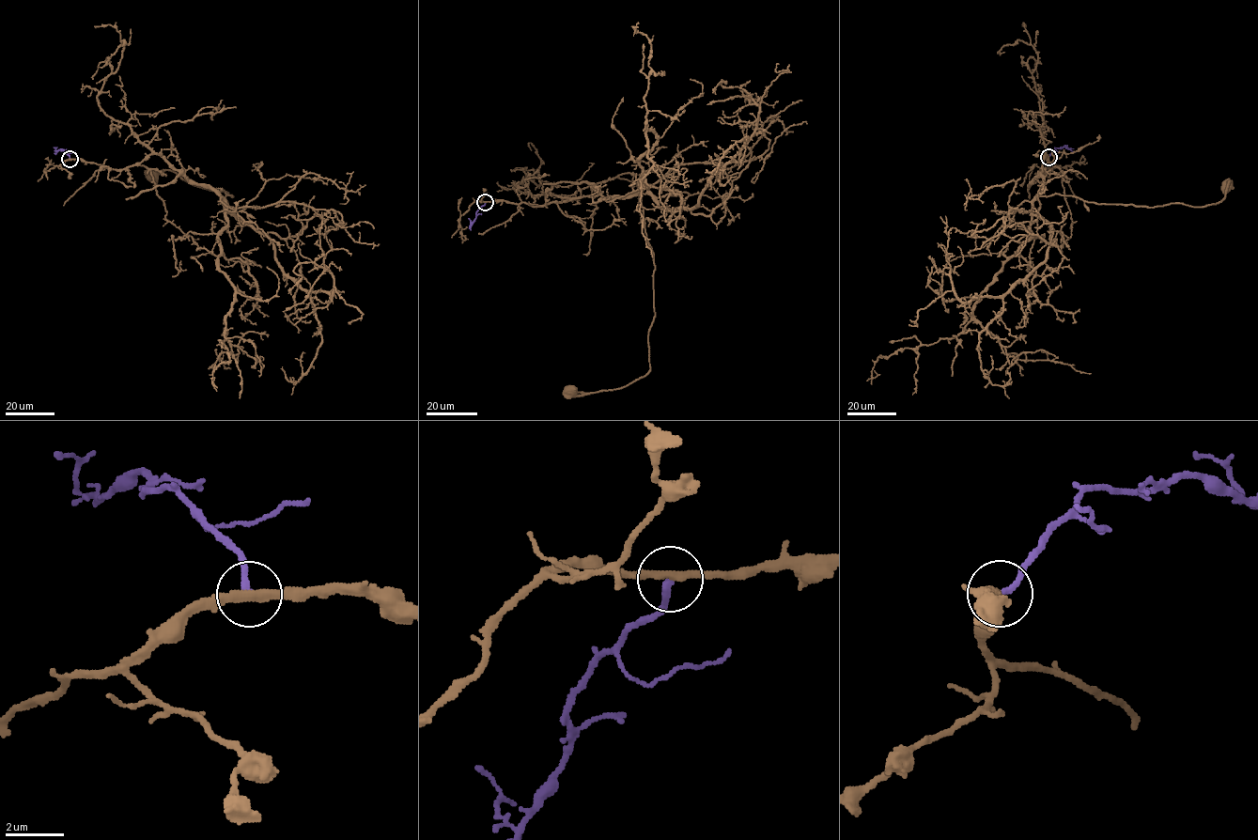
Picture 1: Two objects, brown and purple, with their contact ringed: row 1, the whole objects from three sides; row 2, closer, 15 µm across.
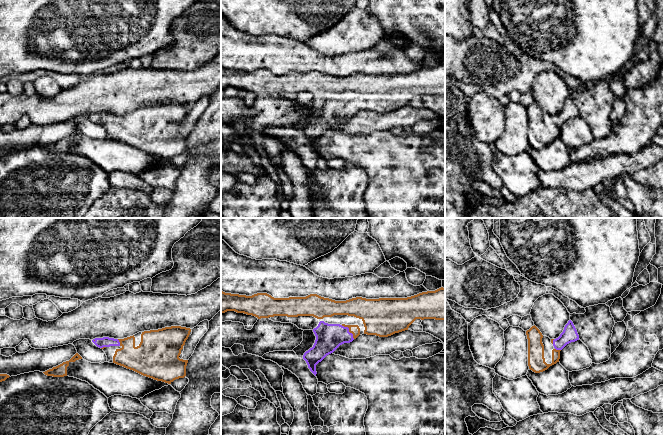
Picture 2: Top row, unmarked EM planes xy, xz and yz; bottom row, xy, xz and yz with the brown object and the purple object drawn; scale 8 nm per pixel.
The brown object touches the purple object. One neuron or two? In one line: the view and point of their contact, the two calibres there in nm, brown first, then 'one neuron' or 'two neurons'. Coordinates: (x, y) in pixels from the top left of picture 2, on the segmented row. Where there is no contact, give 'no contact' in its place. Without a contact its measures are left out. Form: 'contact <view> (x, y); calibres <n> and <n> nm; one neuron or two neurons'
contact xz (349, 330); calibres 80 and 220 nm; one neuron

